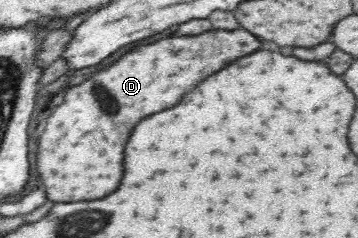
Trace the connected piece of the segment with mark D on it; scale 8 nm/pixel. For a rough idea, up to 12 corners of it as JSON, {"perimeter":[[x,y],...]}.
{"perimeter":[[247,30],[127,52],[47,118],[53,202],[105,198],[145,116],[257,50]]}

